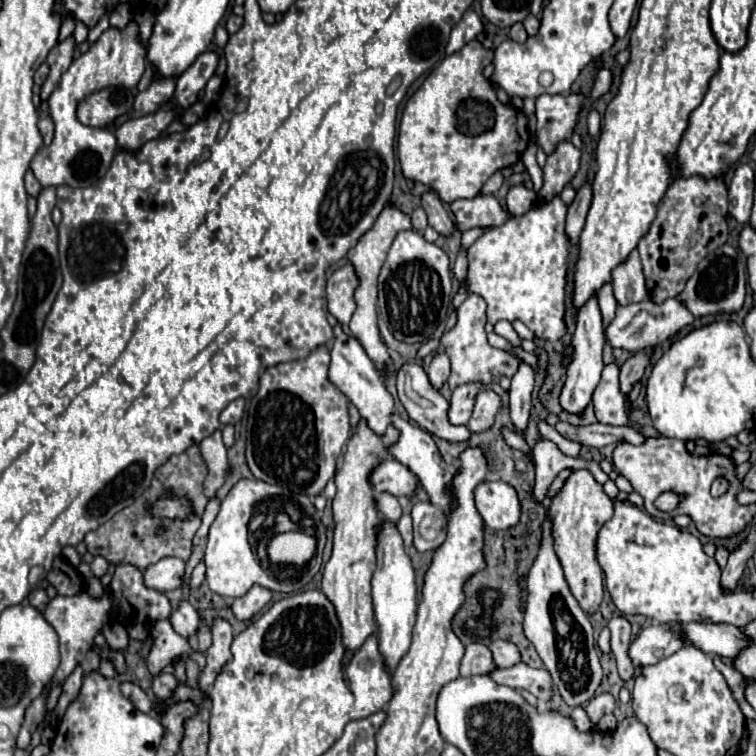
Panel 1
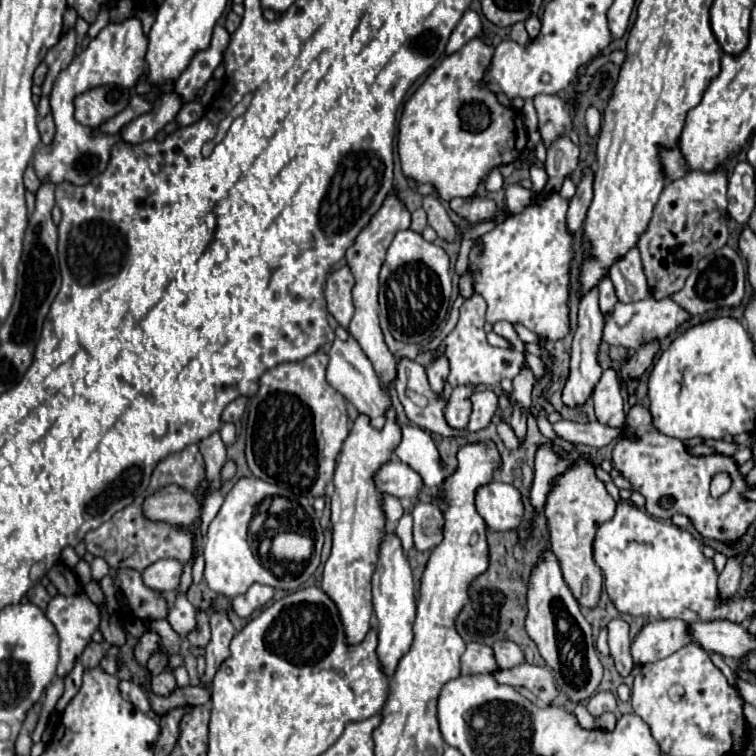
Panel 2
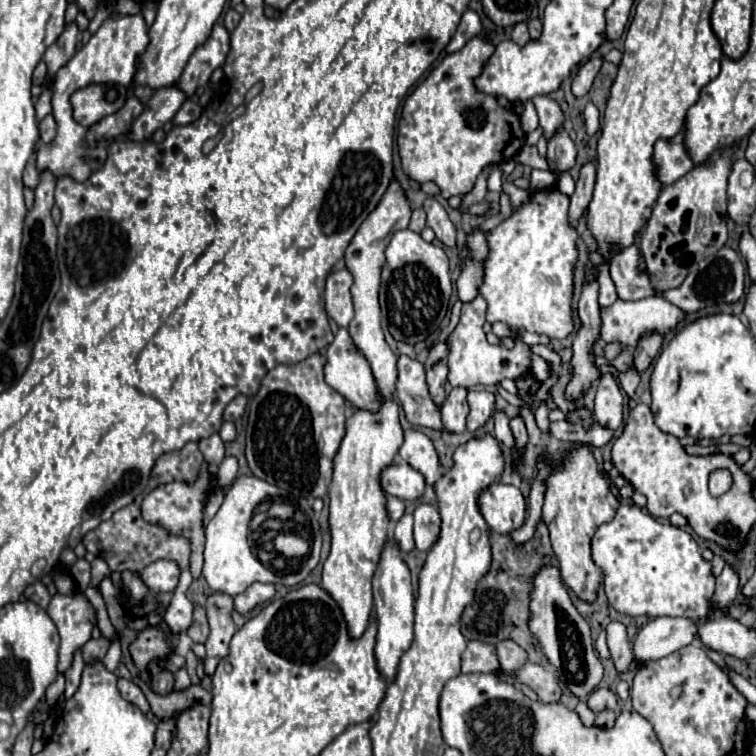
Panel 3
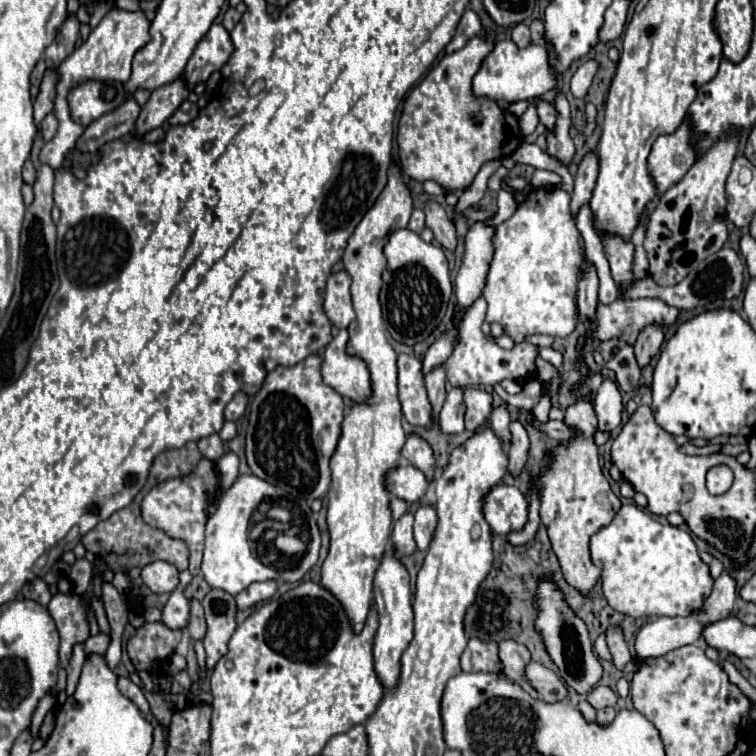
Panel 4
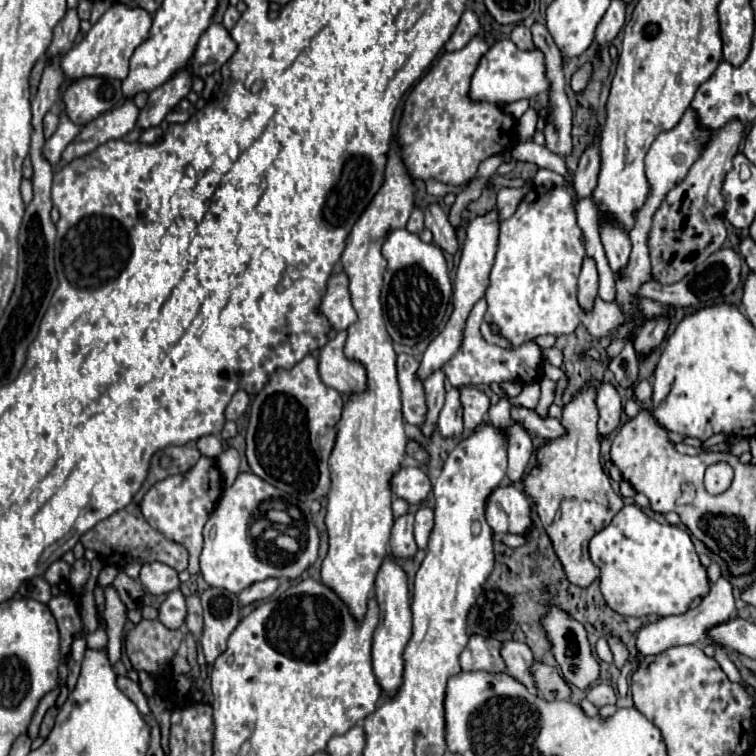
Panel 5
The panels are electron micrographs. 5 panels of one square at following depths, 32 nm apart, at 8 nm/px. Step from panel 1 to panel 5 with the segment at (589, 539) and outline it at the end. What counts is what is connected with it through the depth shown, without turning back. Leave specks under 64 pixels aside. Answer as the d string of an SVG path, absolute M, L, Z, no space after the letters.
M590 386L586 392L578 392L570 404L566 404L562 424L566 436L552 440L538 452L540 466L534 468L526 478L526 494L538 504L538 516L548 532L554 552L562 562L566 578L578 588L588 588L600 570L592 564L588 554L588 540L624 506L622 498L612 490L608 476L600 464L600 442L598 442L598 410L596 410L596 388Z

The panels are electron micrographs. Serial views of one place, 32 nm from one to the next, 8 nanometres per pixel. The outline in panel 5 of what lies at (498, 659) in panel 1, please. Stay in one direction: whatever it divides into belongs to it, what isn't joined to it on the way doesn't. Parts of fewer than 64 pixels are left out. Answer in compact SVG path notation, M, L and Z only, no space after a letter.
M508 640L508 642L502 642L500 654L502 654L504 664L506 664L506 674L512 676L512 678L516 678L516 680L518 680L520 684L524 684L532 694L536 694L536 686L532 684L532 678L528 676L528 668L530 668L530 664L534 662L530 648L528 648L526 644Z

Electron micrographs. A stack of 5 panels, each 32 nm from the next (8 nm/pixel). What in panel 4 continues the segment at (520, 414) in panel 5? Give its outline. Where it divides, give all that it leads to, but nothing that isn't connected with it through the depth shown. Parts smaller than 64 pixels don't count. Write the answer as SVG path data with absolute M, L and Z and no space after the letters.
M550 420L544 428L540 428L542 432L546 432L550 438L556 438L556 440L560 440L560 442L568 442L568 440L572 440L574 436L576 436L576 432L568 426L568 424L564 424L564 422L560 422L560 420Z

